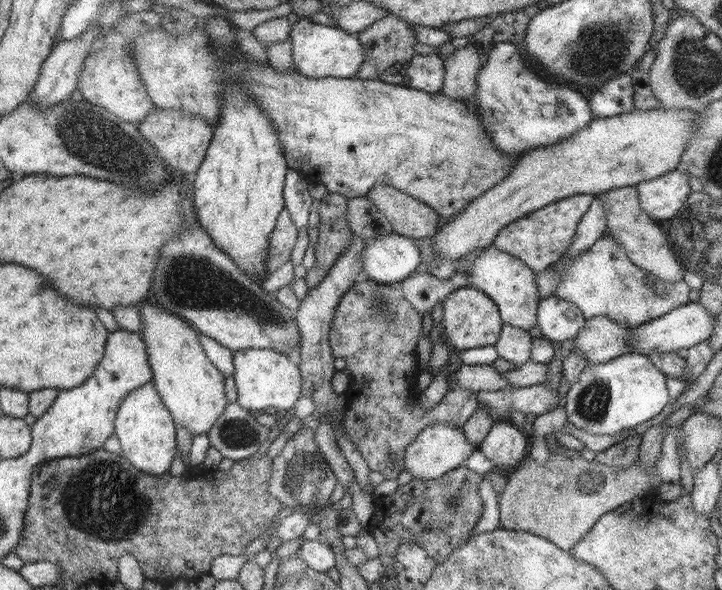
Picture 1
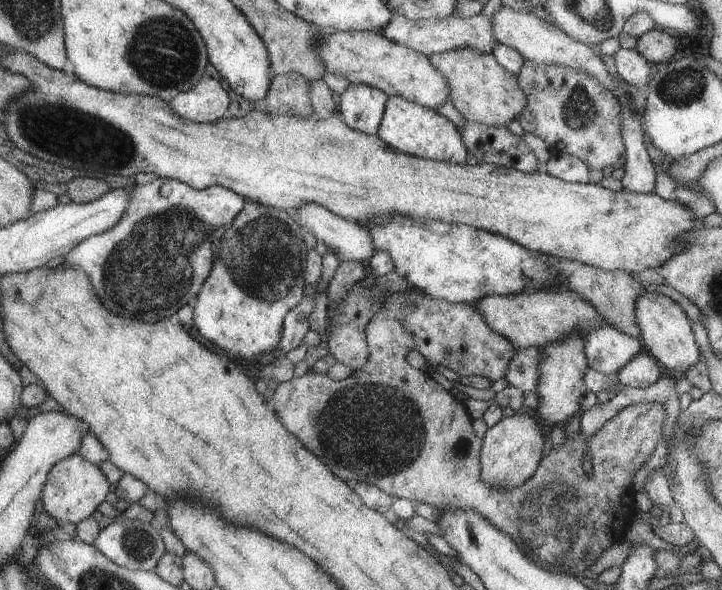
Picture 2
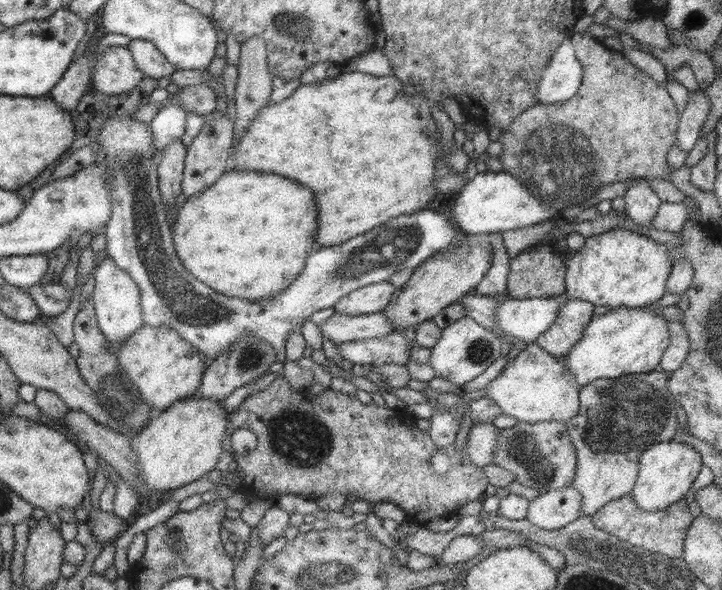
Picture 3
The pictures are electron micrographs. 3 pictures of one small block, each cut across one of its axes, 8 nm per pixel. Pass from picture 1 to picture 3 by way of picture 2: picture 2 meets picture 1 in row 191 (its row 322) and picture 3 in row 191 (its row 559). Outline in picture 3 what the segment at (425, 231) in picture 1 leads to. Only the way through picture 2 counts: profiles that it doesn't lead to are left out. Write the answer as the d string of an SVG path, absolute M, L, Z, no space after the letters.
M584 30L581 32L572 33L570 37L571 44L574 48L575 58L580 62L582 68L581 85L579 89L575 91L575 95L569 100L563 102L545 104L535 103L529 109L521 111L521 113L515 116L515 119L511 119L509 126L505 127L505 131L499 138L501 144L501 153L499 153L499 160L501 160L501 170L503 172L509 172L513 176L521 180L521 184L525 184L525 188L529 188L529 192L533 192L534 196L541 198L543 202L549 205L555 205L557 209L562 210L567 206L575 206L576 204L583 203L587 205L591 203L596 193L601 189L601 185L611 184L613 182L621 182L629 179L642 179L653 180L668 179L669 172L673 171L673 168L669 166L667 162L667 153L669 148L675 146L677 138L675 138L675 131L678 125L677 108L675 108L675 102L663 85L660 85L656 80L653 80L650 76L647 76L645 72L641 72L639 68L633 66L633 62L629 58L625 57L620 52L609 49L603 44L600 38L590 35Z

